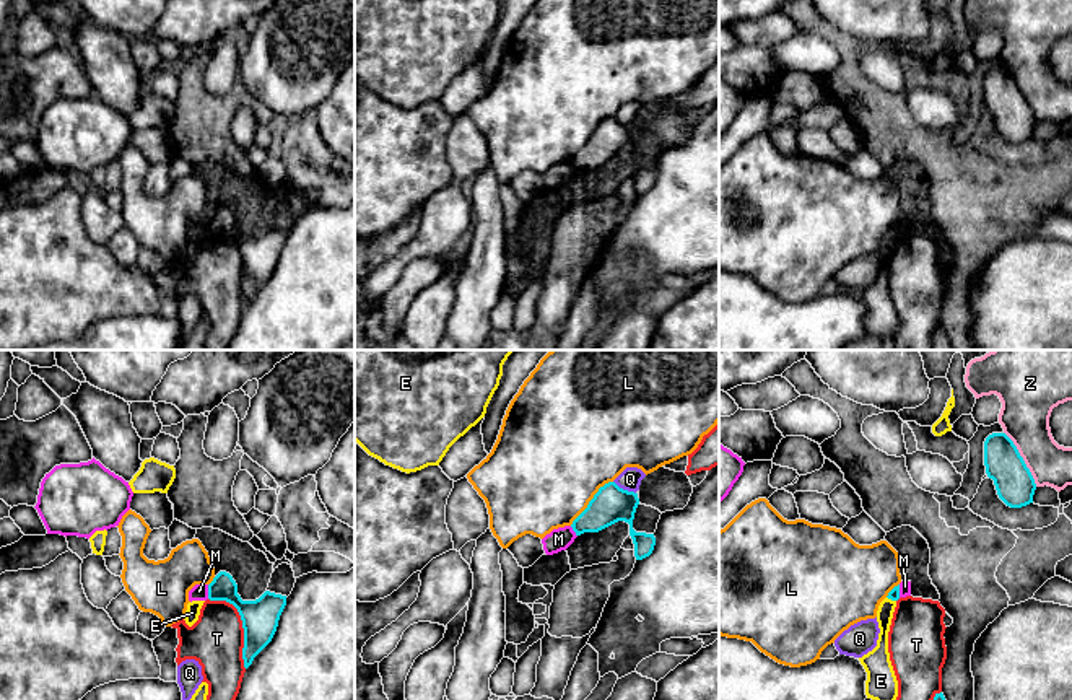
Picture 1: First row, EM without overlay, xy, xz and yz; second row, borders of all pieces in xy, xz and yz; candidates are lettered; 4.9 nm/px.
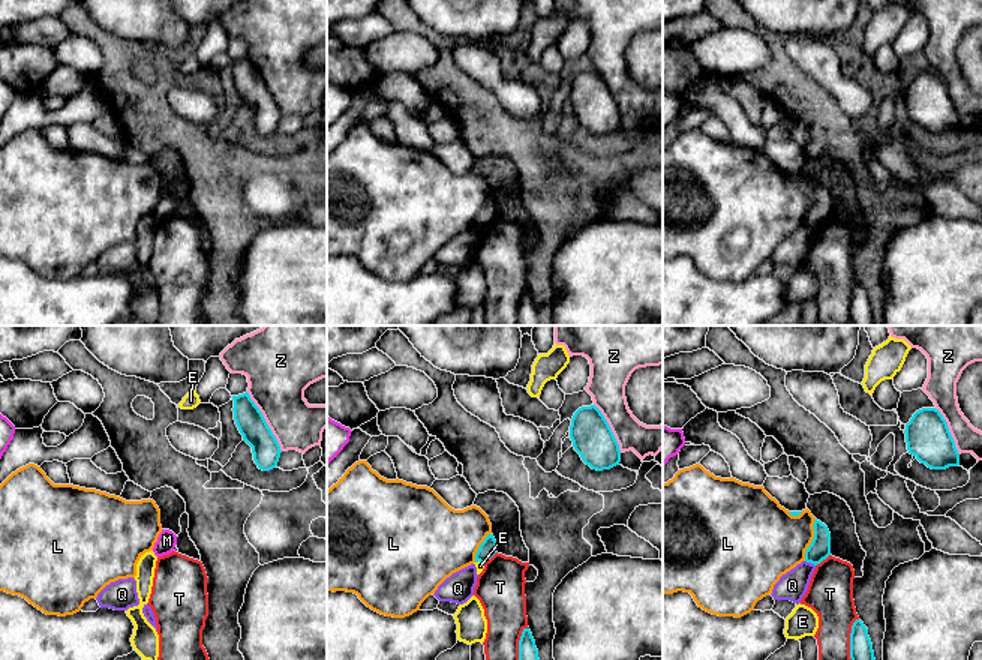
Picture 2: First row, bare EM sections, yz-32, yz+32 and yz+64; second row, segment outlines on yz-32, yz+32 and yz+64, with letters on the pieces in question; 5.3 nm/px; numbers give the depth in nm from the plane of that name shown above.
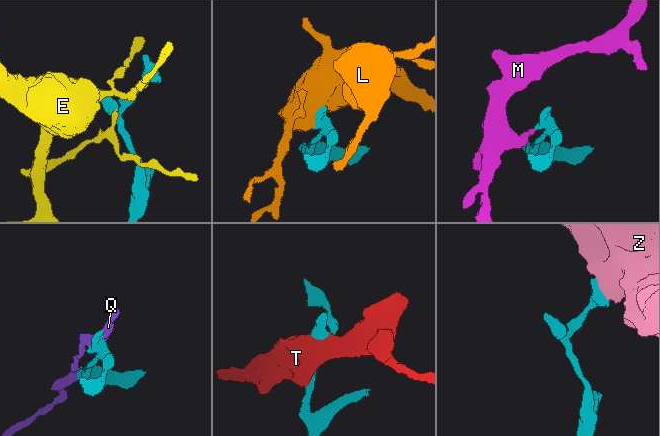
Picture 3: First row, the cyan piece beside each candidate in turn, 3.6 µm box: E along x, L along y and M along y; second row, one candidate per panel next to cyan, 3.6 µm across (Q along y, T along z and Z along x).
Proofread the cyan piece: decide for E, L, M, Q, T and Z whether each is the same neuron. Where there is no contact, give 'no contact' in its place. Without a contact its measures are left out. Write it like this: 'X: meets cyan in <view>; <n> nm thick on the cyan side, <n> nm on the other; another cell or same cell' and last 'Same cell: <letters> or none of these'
E: meets cyan in yz; 60 nm thick on the cyan side, 80 nm on the other; another cell
L: meets cyan in xz; 180 nm thick on the cyan side, 500 nm on the other; another cell
M: meets cyan in xy; 130 nm thick on the cyan side, 80 nm on the other; another cell
Q: meets cyan in xz; 180 nm thick on the cyan side, 110 nm on the other; another cell
T: meets cyan in xy; 180 nm thick on the cyan side, 280 nm on the other; another cell
Z: meets cyan in yz; 190 nm thick on the cyan side, 240 nm on the other; another cell
Same cell: none of these

